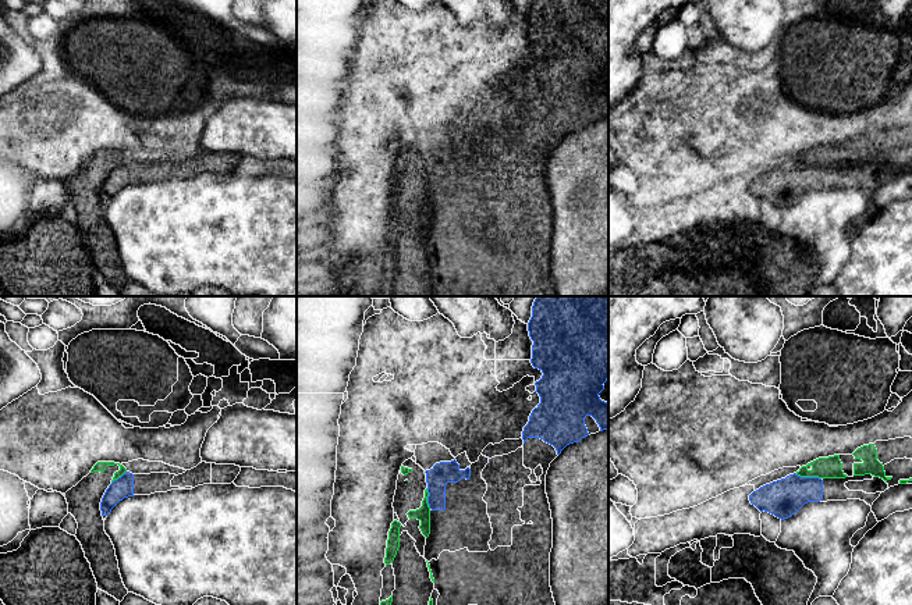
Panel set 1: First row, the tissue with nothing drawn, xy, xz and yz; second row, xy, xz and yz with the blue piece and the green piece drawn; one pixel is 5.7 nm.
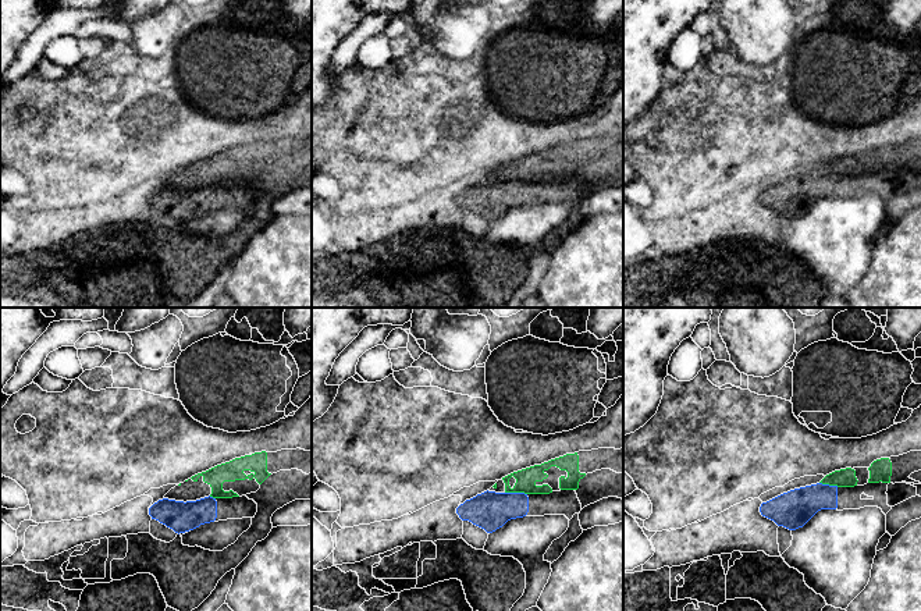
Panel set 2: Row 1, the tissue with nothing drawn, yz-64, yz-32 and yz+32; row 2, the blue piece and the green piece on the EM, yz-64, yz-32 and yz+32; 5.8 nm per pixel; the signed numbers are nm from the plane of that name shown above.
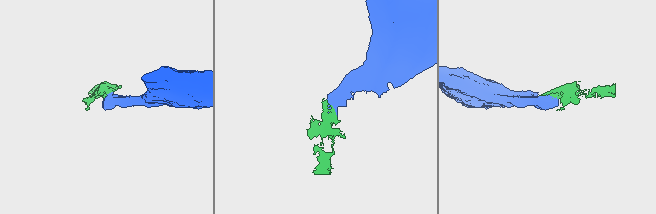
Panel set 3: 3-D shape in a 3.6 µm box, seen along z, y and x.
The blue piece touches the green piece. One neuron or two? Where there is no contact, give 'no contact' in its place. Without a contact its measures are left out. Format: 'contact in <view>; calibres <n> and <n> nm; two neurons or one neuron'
contact in yz; calibres 220 and 130 nm; two neurons

